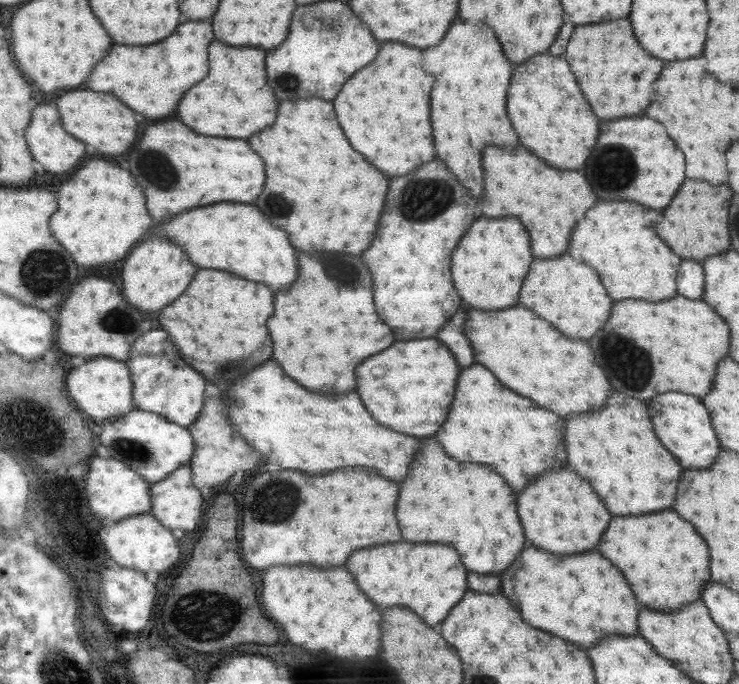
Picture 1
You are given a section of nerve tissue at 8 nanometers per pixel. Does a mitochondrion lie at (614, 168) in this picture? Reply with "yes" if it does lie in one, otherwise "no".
yes

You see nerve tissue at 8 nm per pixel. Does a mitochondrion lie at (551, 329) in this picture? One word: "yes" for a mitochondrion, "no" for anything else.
no

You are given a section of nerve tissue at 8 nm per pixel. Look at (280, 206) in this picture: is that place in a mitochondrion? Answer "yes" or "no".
yes

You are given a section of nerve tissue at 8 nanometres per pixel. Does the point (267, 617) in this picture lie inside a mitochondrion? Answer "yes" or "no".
no

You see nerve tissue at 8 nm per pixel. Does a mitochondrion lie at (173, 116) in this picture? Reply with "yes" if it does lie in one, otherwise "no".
no

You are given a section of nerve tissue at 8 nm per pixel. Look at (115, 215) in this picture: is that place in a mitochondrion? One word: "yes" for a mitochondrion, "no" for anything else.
no

